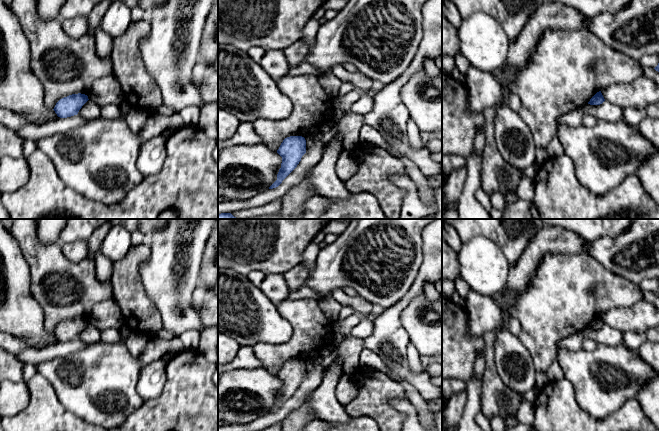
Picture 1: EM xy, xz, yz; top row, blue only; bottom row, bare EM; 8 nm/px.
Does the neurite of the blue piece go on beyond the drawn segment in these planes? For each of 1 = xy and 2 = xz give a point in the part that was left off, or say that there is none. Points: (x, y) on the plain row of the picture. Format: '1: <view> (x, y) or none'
1: none
2: none

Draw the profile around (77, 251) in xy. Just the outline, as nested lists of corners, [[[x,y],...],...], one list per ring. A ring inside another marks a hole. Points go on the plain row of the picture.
[[[83,240],[62,243],[61,249],[65,257],[73,263],[79,263],[90,256],[87,241]]]

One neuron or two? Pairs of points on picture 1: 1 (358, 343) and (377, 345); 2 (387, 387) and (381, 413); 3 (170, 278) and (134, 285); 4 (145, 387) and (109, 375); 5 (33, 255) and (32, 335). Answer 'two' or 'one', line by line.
1: two
2: one
3: two
4: two
5: two

